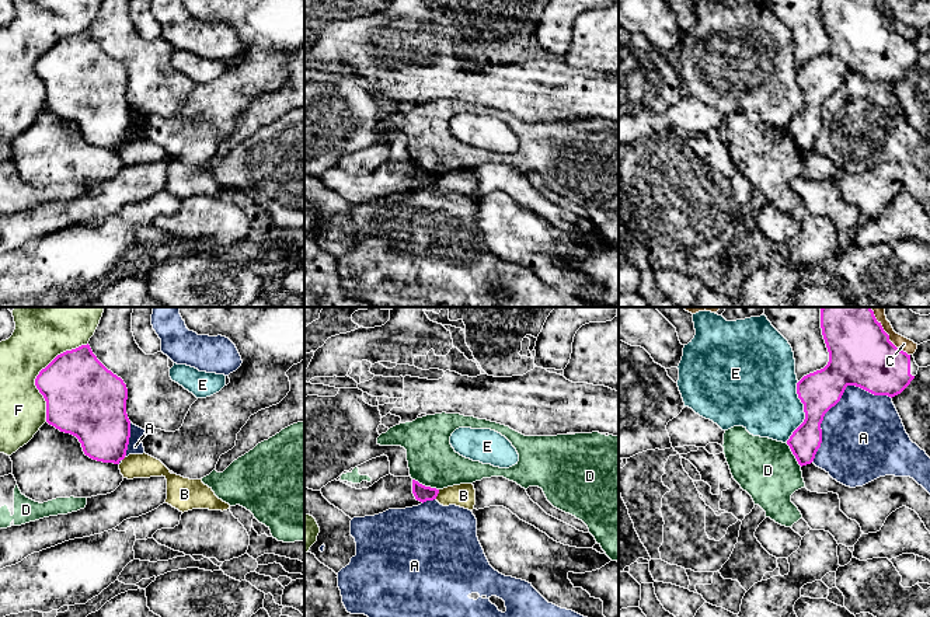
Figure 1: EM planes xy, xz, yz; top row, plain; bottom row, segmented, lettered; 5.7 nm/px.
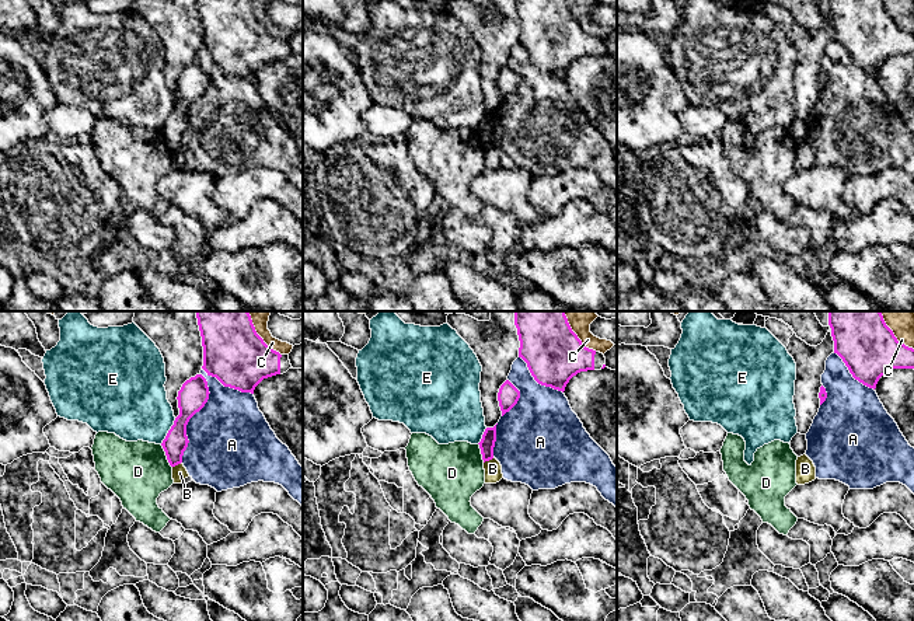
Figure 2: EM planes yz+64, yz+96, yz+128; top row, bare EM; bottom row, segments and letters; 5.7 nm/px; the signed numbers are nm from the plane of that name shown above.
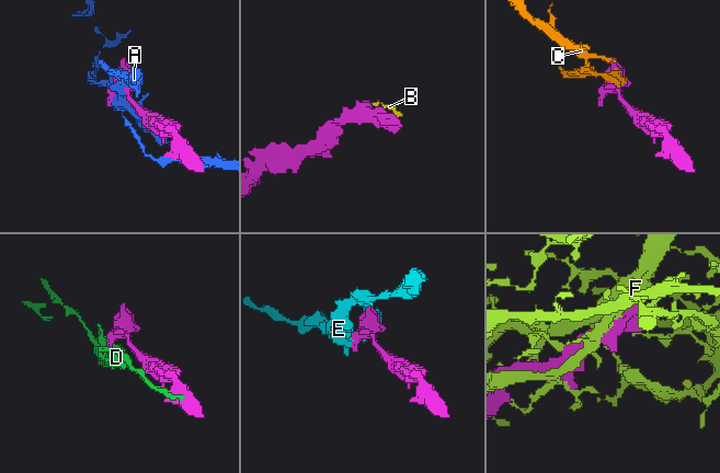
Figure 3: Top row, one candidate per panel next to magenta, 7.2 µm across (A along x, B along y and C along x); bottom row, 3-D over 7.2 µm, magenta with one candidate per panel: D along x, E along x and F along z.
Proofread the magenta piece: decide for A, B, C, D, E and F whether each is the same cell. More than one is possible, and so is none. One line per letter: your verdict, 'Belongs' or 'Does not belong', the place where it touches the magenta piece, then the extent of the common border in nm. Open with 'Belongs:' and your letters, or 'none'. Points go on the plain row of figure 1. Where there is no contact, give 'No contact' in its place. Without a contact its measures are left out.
Belongs: none
A: Does not belong. Touches magenta at yz (836, 89). Shared border 600 nm
B: Does not belong. Touches magenta at xz (438, 178). Shared border 60 nm
C: Does not belong. Touches magenta at yz (888, 23). Shared border 320 nm
D: Does not belong. Touches magenta at xz (424, 171). Shared border 170 nm
E: Does not belong. Touches magenta at yz (804, 97). Shared border 360 nm
F: Does not belong. Touches magenta at xy (39, 59). Shared border 500 nm

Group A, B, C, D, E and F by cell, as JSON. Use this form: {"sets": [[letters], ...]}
{"sets": [["A"], ["B"], ["C"], ["D"], ["E"], ["F"]]}

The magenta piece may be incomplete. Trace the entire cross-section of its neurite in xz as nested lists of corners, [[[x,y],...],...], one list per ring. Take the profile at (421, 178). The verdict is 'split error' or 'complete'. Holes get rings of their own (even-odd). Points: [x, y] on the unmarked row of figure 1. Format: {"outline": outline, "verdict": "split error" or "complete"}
{"outline": [[[412,165],[412,179],[414,179],[417,187],[424,189],[426,187],[436,185],[439,175],[425,172],[425,171],[419,170],[418,167]]], "verdict": "complete"}

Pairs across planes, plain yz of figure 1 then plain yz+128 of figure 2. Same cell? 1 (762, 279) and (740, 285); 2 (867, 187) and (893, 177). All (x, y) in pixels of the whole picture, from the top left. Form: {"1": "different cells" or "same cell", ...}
{"1": "same cell", "2": "same cell"}

